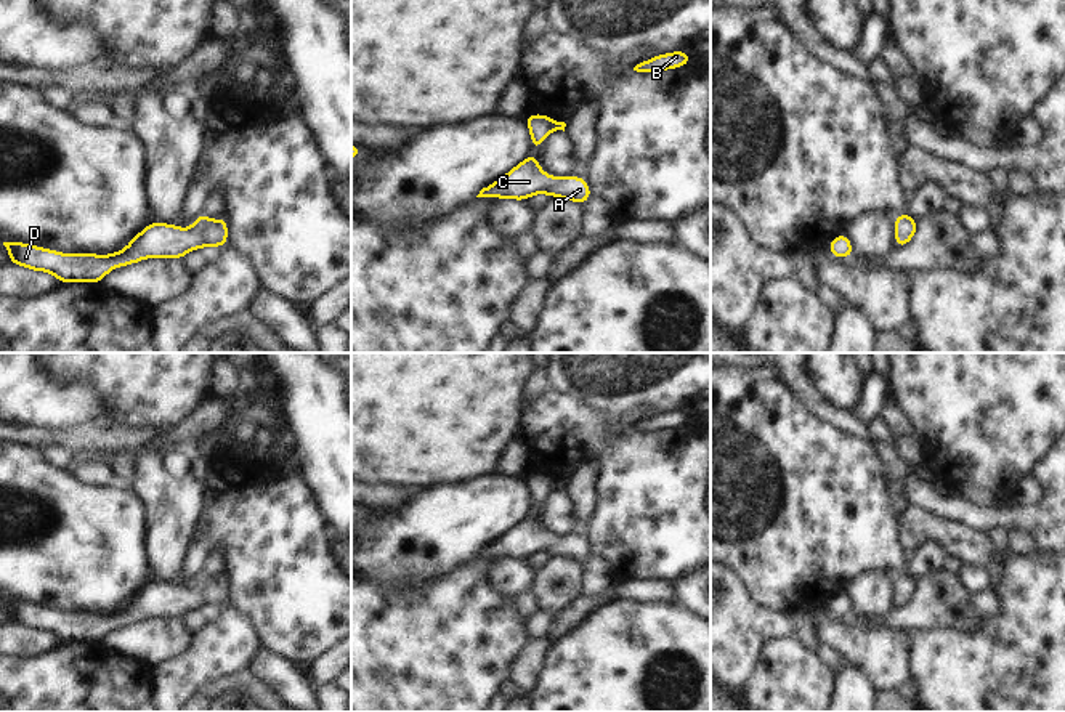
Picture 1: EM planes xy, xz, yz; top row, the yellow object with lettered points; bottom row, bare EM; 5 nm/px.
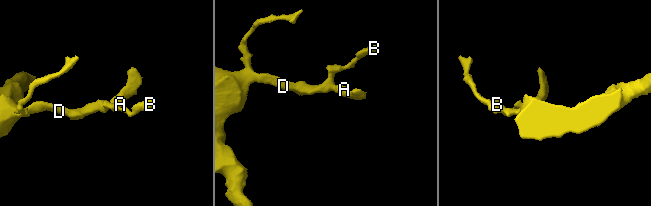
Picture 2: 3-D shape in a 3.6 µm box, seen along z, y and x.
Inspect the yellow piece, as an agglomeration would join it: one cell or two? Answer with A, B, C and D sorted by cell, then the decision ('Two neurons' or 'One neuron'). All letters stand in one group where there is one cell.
Groups: A B C D. One neuron

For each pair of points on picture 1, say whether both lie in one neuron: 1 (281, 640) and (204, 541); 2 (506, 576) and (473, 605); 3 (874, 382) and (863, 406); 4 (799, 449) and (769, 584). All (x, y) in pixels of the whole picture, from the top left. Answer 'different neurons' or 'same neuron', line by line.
1: same neuron
2: different neurons
3: same neuron
4: same neuron

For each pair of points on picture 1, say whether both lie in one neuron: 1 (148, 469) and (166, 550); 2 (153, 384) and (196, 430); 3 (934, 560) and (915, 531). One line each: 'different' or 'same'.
1: same
2: different
3: different

